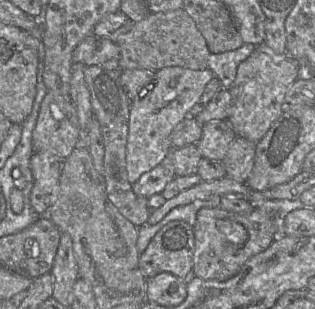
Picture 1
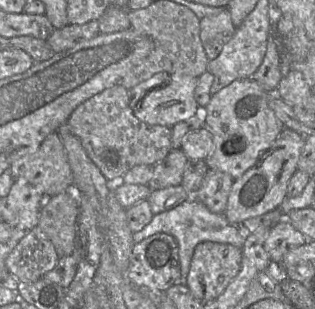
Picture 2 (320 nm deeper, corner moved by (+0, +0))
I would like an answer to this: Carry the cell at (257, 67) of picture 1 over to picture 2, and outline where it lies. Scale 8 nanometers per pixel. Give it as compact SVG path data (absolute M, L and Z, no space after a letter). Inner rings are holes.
M253 78L239 79L212 95L205 108L199 106L203 126L213 135L213 151L206 159L209 169L237 179L255 165L285 128L268 105L273 92L267 92Z

